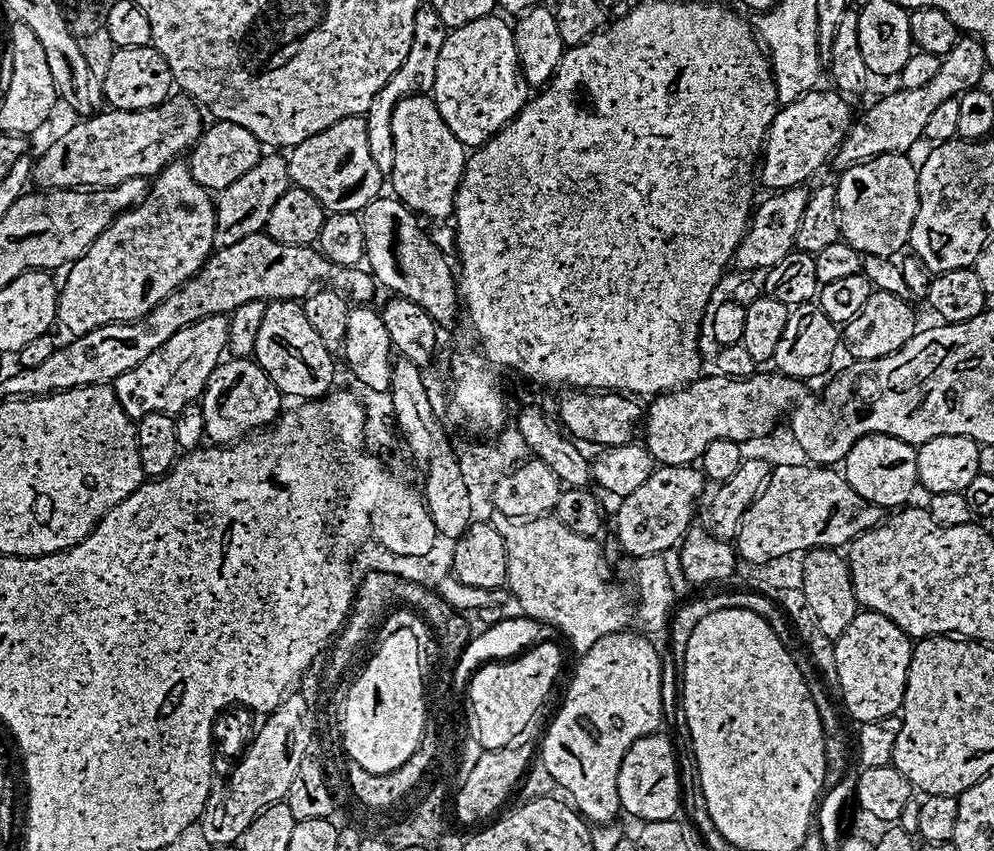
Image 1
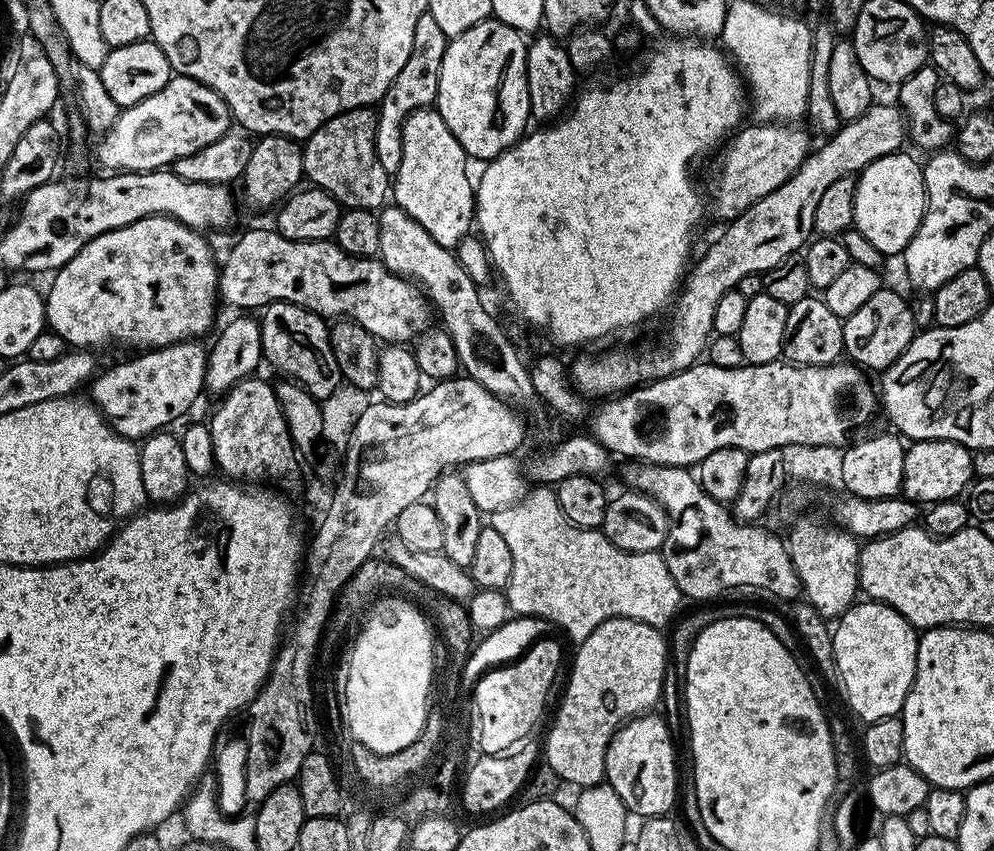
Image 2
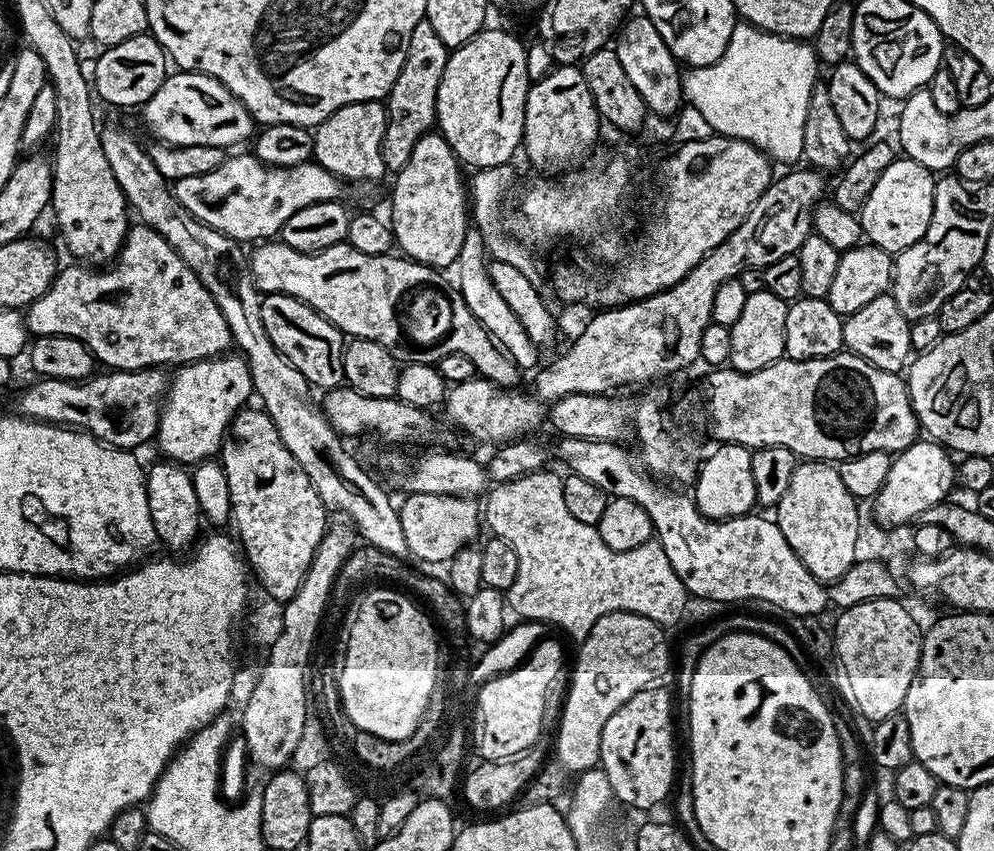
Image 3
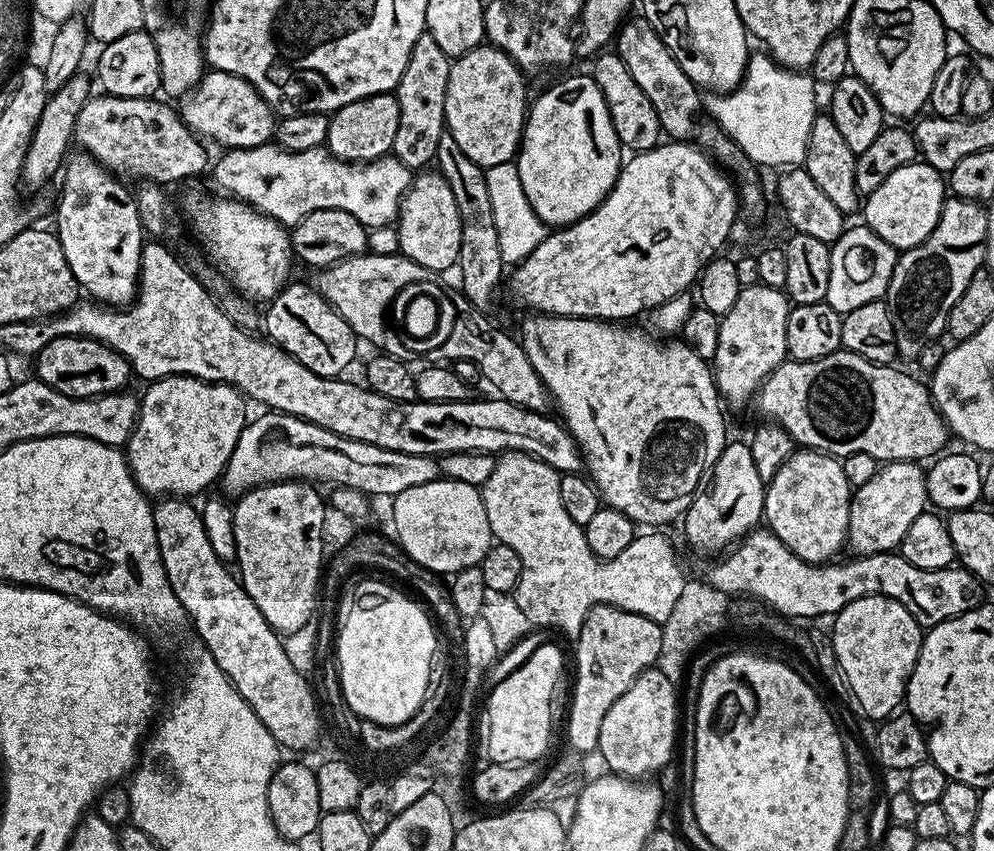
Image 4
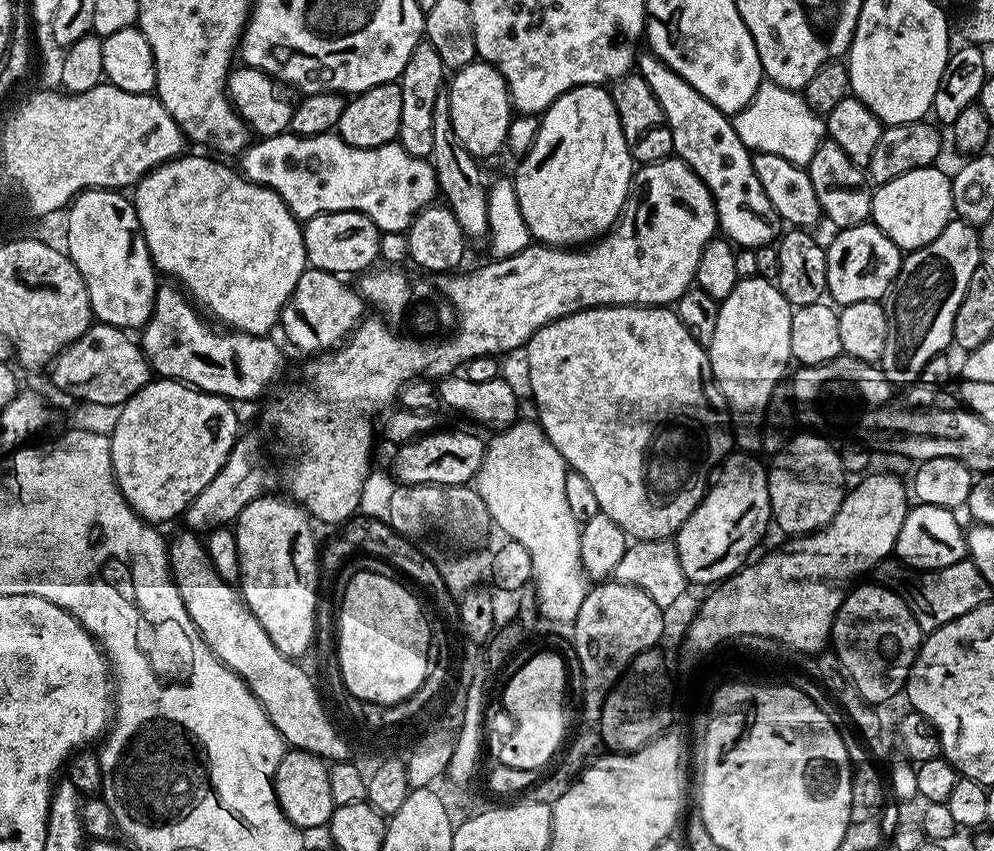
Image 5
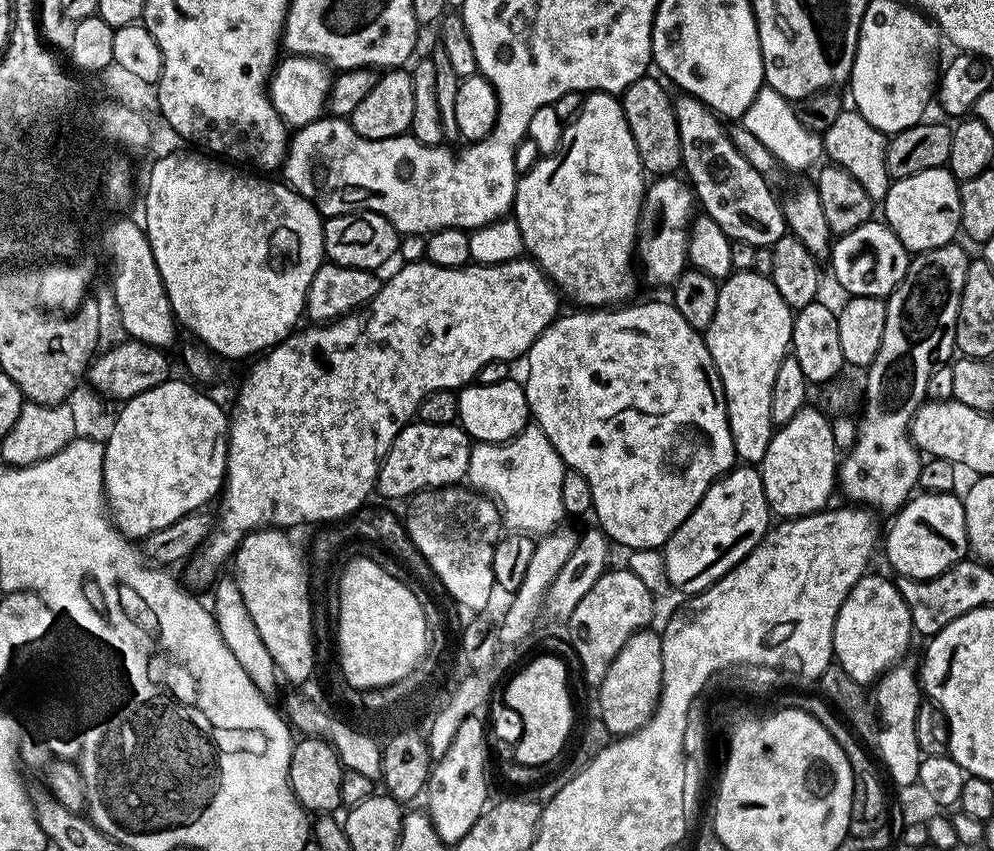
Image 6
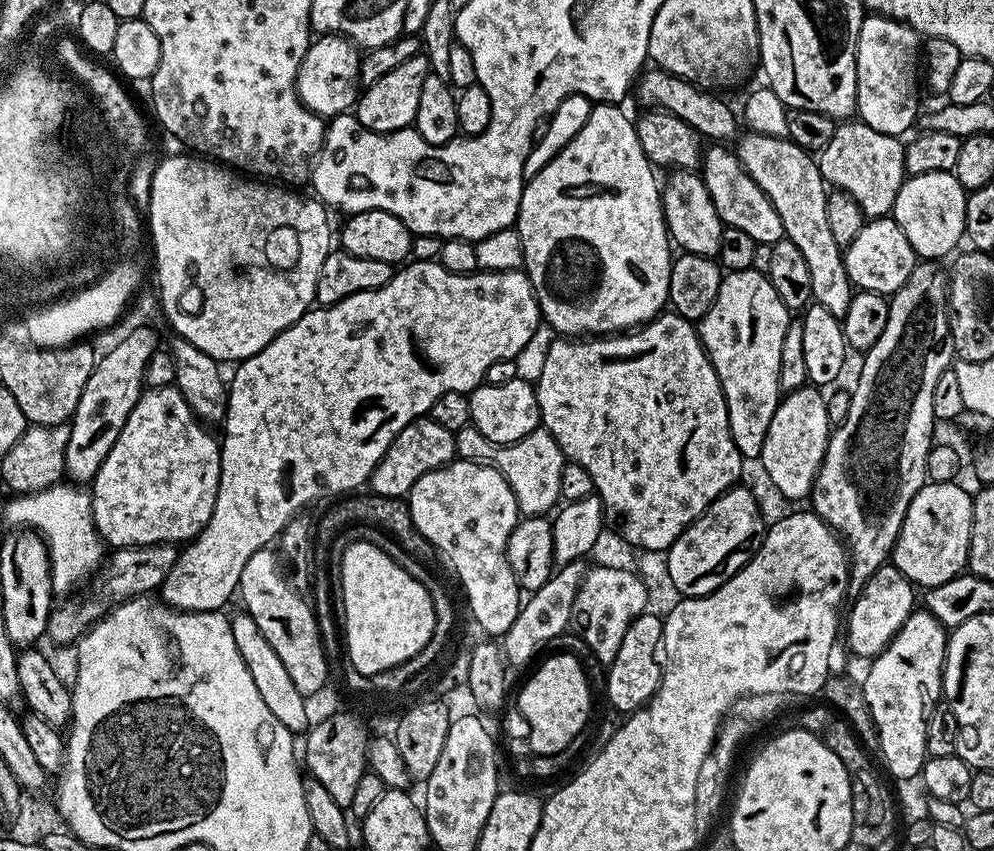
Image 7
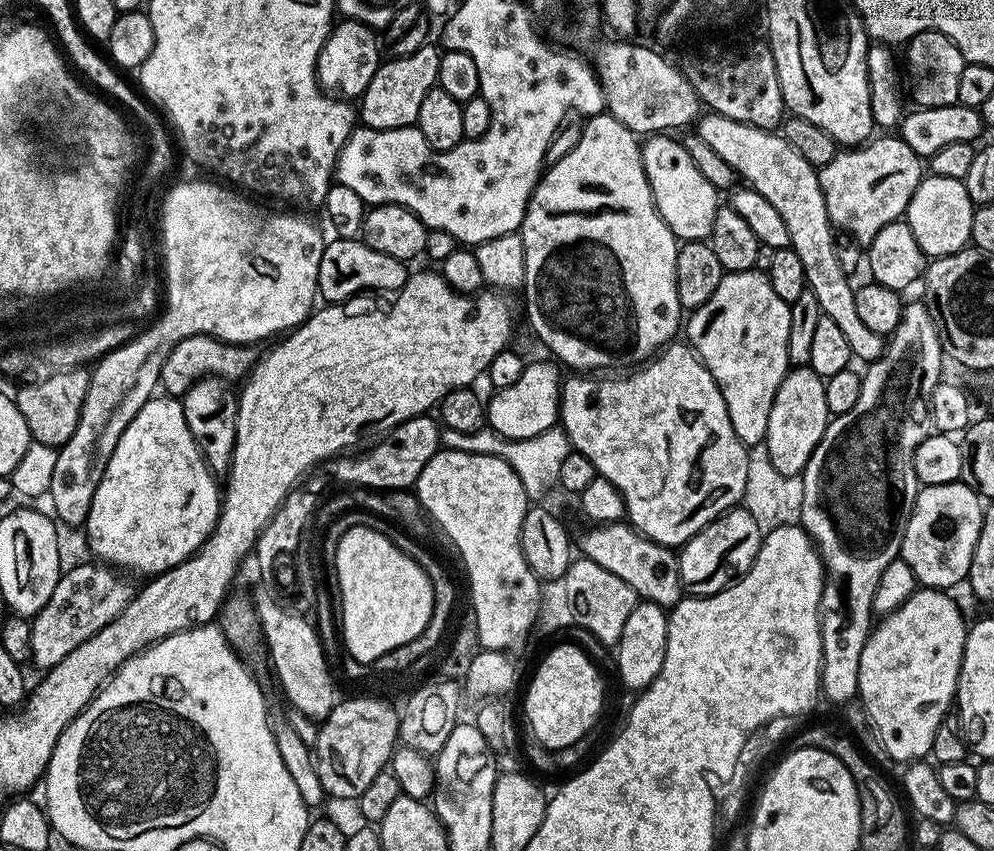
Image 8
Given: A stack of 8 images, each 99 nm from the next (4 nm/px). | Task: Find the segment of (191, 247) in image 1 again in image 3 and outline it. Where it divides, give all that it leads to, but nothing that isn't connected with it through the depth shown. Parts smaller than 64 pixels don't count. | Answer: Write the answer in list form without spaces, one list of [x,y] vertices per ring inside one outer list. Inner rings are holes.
[[[137,223],[129,227],[120,254],[111,266],[76,267],[80,268],[61,267],[46,294],[28,305],[26,323],[33,337],[69,336],[81,340],[105,369],[117,372],[215,360],[233,347],[230,326],[226,326],[226,318],[222,318],[218,302],[214,302],[210,290],[198,282],[194,270],[186,266],[174,246],[170,246],[158,230]]]

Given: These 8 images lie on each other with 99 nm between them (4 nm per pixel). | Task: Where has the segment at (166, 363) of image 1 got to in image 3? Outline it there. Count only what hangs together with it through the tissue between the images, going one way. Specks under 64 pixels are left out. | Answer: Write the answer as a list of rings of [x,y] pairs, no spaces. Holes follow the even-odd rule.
[[[143,368],[142,370],[134,370],[133,372],[117,372],[115,370],[104,370],[99,374],[93,374],[87,380],[46,380],[43,378],[37,379],[36,385],[33,388],[28,388],[20,396],[20,408],[18,408],[19,415],[30,419],[40,420],[43,424],[59,424],[77,429],[88,433],[89,436],[95,436],[101,444],[111,444],[113,448],[126,448],[129,450],[139,449],[139,444],[144,444],[153,439],[156,435],[156,428],[160,425],[160,410],[164,406],[165,399],[168,395],[168,386],[170,383],[170,376],[164,368]]]

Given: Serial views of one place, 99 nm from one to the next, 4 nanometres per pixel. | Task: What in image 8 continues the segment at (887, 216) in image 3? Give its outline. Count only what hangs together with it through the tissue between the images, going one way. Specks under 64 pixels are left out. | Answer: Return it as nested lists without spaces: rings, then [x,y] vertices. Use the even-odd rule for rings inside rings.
[[[925,175],[918,190],[914,190],[914,198],[910,198],[906,213],[906,222],[910,230],[914,230],[914,238],[918,238],[918,246],[925,257],[949,256],[966,247],[970,241],[973,207],[970,194],[966,194],[966,186],[962,180]]]

